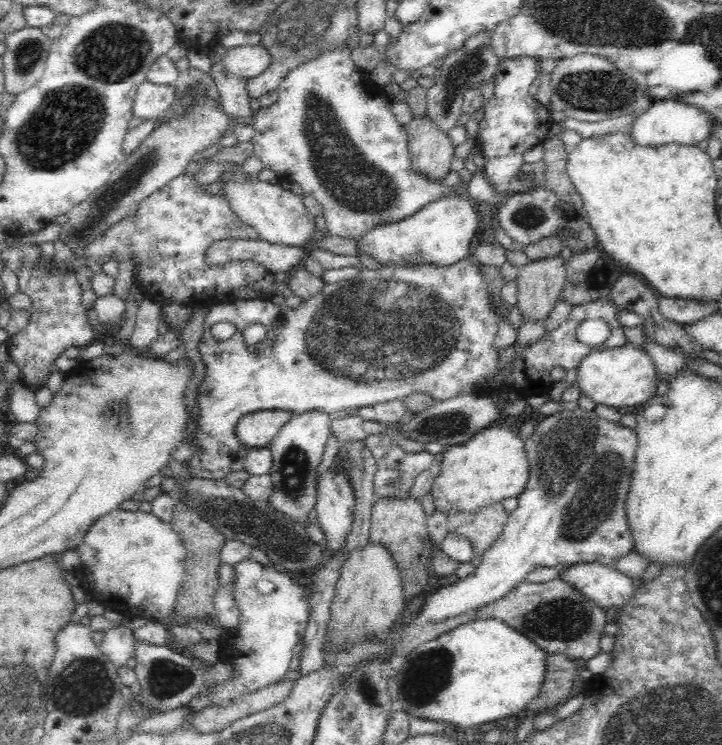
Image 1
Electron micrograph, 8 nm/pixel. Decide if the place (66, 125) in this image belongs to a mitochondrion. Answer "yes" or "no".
yes

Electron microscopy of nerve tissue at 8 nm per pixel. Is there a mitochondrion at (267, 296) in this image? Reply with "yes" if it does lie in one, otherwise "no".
no

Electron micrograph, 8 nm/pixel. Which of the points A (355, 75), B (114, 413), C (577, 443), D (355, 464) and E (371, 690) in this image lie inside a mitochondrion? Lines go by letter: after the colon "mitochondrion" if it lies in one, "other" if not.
A: other
B: mitochondrion
C: mitochondrion
D: mitochondrion
E: mitochondrion

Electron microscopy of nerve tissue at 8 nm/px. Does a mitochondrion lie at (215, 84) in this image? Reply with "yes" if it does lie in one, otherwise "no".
no

